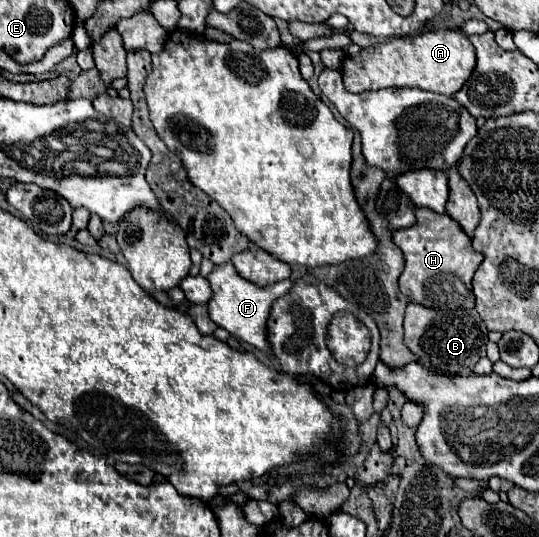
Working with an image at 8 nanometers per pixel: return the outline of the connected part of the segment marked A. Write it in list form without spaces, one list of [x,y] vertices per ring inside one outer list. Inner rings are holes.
[[[460,30],[424,32],[404,40],[386,40],[364,48],[356,58],[342,60],[342,82],[348,92],[380,88],[420,88],[444,96],[456,94],[470,78],[476,64],[474,46]]]

